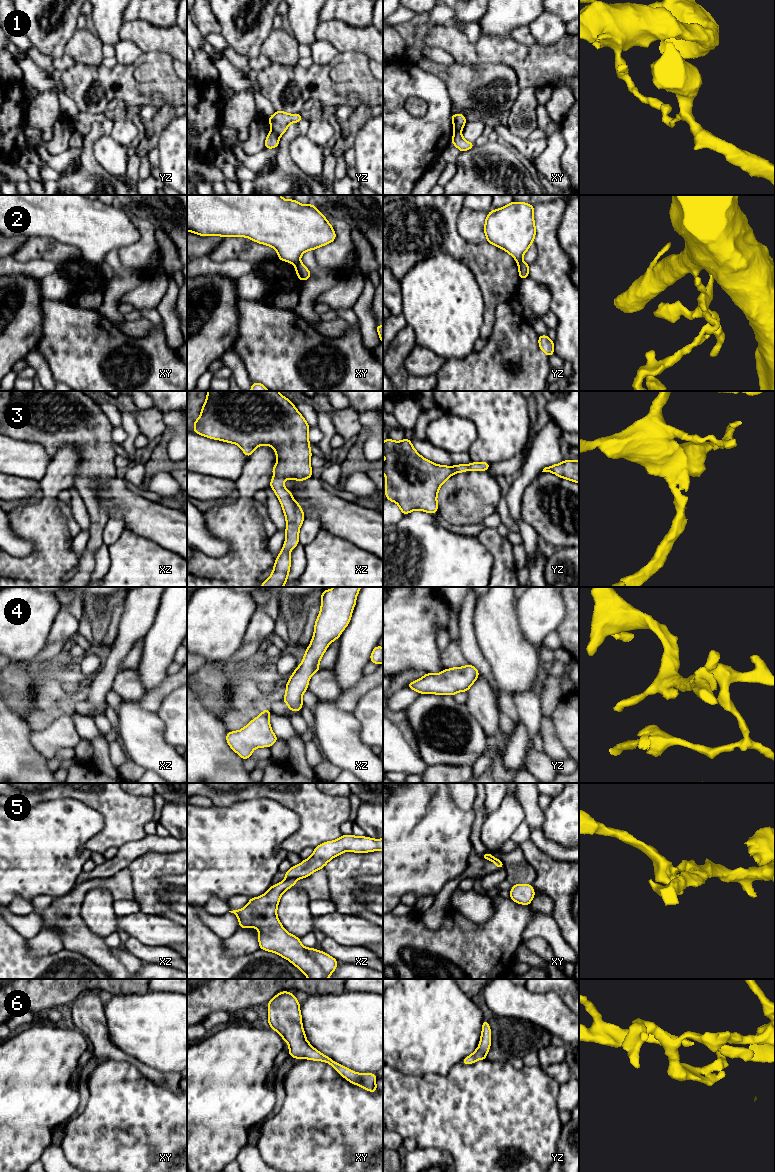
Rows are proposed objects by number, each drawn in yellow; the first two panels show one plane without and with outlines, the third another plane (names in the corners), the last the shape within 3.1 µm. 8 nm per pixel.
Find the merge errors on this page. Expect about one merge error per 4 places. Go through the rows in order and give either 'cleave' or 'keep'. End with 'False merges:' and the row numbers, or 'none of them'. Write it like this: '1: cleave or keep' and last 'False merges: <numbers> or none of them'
1: cleave
2: cleave
3: keep
4: keep
5: cleave
6: keep
False merges: 1, 2, 5

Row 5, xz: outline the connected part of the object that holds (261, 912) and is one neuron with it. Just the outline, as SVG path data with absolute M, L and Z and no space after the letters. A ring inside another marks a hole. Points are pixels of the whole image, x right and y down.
M295 879L284 880L272 885L262 896L250 898L244 908L229 912L238 917L239 928L254 927L259 930L260 949L287 959L308 979L328 979L338 961L323 950L304 947L300 938L288 933L277 917L281 895L294 885Z

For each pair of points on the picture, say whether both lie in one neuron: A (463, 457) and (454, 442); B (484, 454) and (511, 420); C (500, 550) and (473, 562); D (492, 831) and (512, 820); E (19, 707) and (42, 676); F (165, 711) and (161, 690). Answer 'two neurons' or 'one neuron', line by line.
A: two neurons
B: one neuron
C: two neurons
D: one neuron
E: two neurons
F: two neurons

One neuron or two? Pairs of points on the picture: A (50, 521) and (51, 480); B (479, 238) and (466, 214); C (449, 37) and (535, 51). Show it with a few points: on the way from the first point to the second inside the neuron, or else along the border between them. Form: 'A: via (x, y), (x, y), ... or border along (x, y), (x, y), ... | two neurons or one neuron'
A: via (50, 511), (50, 490) | one neuron
B: via (473, 232), (469, 220) | one neuron
C: via (470, 50), (514, 50) | one neuron

